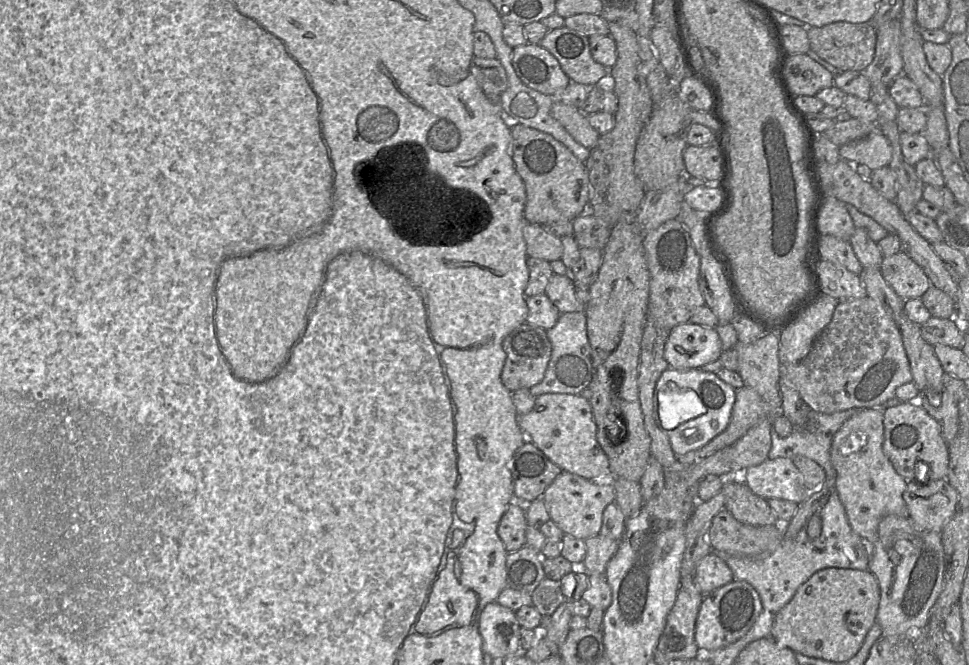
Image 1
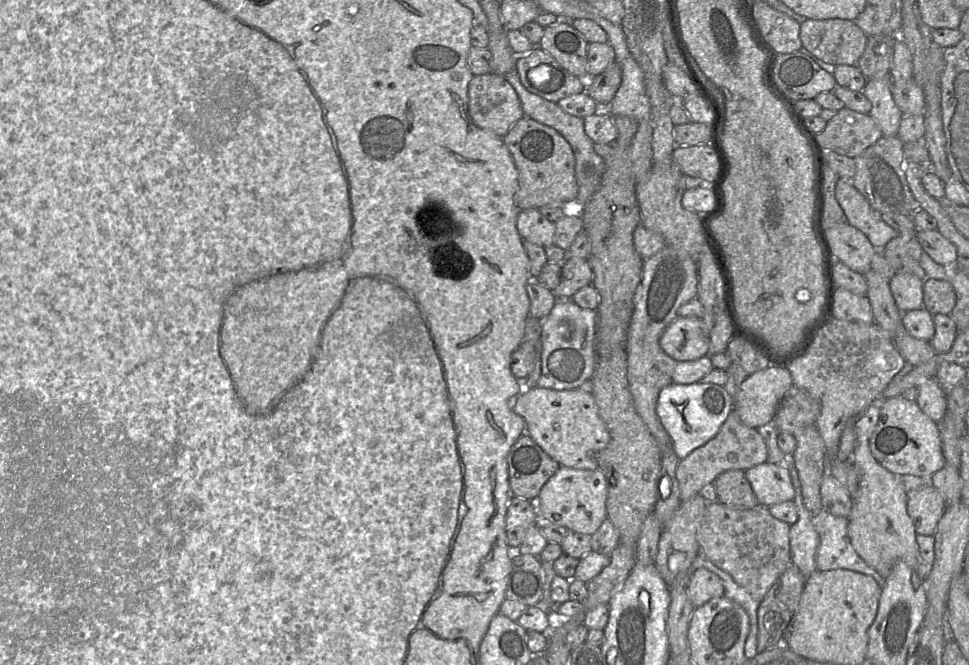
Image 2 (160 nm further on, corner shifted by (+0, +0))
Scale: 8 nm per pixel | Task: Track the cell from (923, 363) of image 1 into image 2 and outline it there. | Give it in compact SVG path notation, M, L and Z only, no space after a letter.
M936 378L922 381L917 386L917 389L918 397L916 403L928 417L940 424L947 412L947 392L938 383Z

